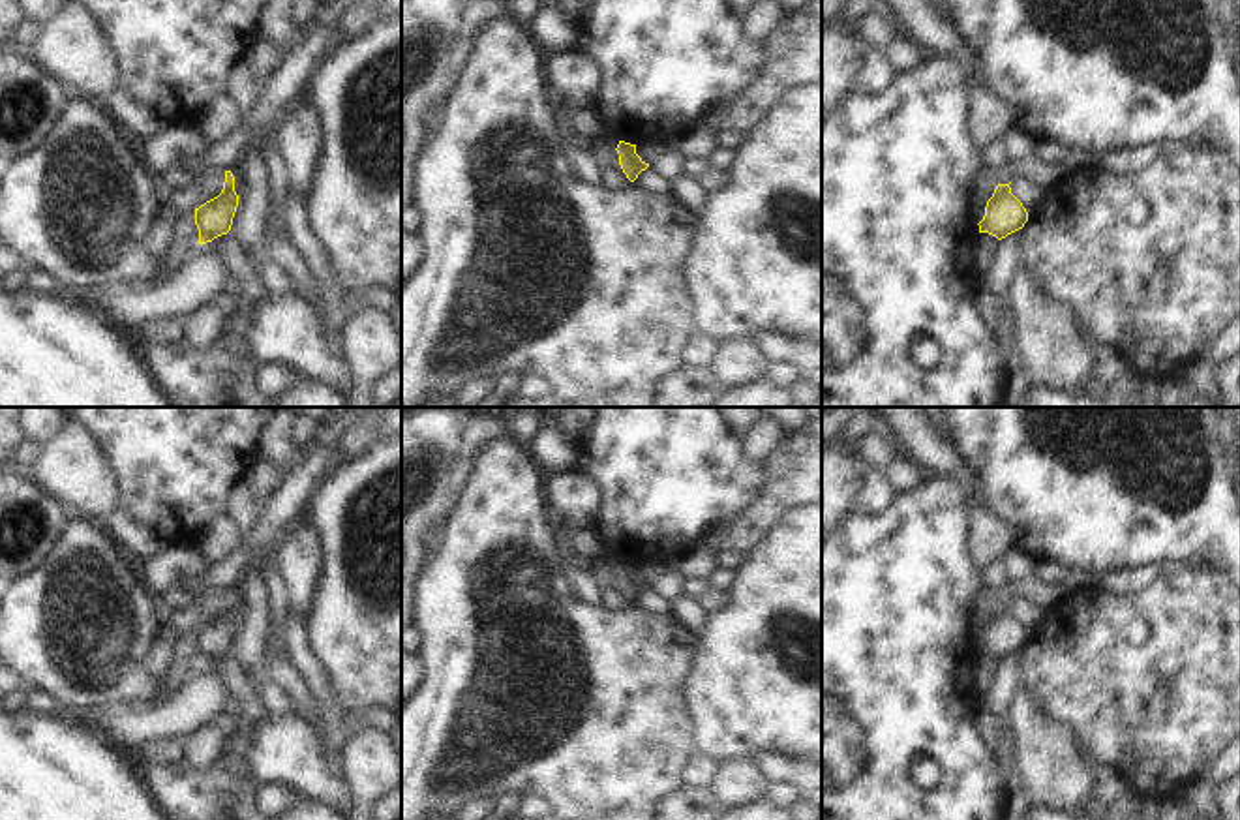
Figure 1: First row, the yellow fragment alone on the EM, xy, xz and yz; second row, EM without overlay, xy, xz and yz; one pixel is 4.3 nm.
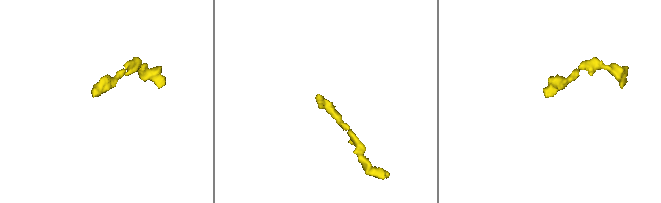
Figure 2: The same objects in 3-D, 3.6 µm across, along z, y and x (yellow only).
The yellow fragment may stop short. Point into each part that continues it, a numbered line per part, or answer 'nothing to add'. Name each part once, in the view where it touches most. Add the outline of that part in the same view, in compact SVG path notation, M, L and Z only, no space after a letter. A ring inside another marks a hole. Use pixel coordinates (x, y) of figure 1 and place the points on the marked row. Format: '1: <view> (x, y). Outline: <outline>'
nothing to add

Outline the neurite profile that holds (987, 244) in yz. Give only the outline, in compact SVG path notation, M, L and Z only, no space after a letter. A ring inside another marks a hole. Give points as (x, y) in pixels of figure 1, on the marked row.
M979 233L977 236L977 251L975 251L975 268L977 268L977 283L983 283L998 251L998 238L989 233Z

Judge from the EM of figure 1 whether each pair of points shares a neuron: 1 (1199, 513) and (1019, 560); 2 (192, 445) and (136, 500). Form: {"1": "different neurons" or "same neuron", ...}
{"1": "different neurons", "2": "same neuron"}

